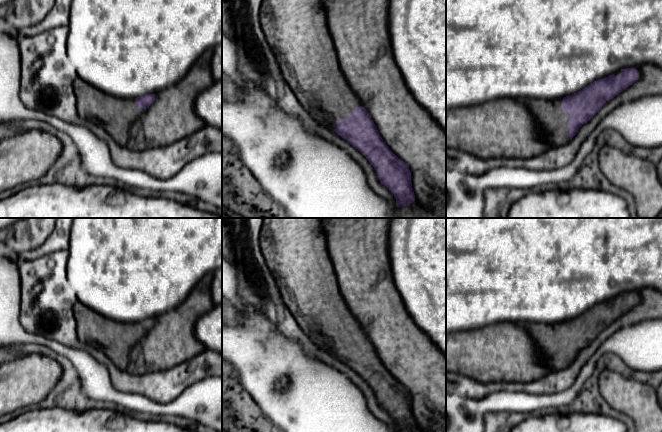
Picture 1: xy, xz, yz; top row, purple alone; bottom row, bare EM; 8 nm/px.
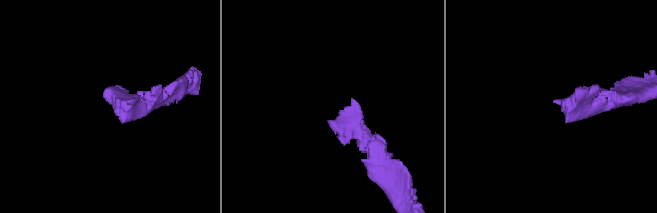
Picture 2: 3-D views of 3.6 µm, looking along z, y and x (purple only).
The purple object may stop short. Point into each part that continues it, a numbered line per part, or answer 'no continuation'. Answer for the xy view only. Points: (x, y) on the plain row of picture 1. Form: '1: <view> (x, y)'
1: xy (116, 339)

